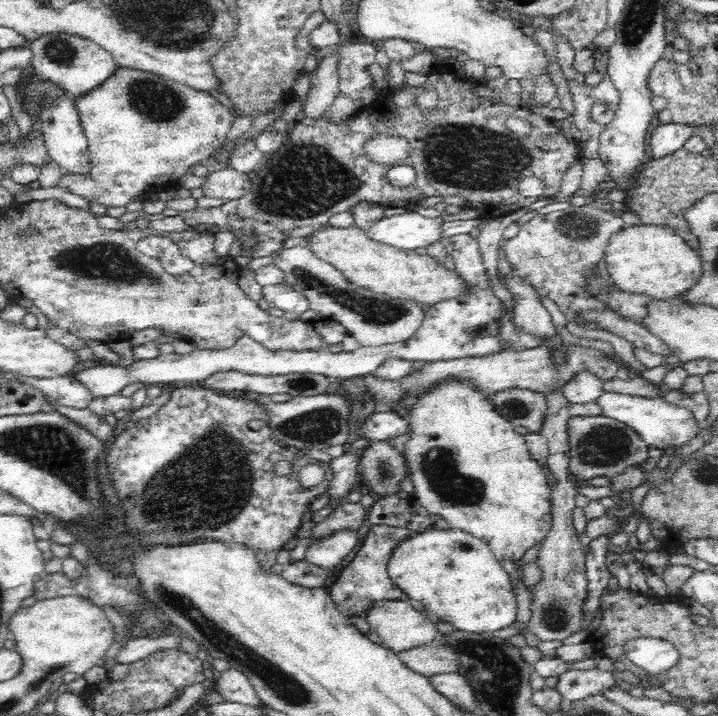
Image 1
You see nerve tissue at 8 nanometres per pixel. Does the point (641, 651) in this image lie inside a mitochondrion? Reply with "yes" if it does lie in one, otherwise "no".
no

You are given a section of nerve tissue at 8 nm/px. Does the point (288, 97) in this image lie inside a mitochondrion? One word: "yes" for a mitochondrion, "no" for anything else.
no

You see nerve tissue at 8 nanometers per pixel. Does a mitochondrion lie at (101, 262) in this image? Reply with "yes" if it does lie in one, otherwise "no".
yes

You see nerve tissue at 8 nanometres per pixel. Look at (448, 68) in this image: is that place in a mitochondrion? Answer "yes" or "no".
no

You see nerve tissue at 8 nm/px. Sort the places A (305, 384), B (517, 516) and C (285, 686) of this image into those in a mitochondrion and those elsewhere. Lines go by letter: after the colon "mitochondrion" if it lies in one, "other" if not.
A: mitochondrion
B: other
C: mitochondrion

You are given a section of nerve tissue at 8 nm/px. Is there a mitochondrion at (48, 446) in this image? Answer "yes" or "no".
yes

